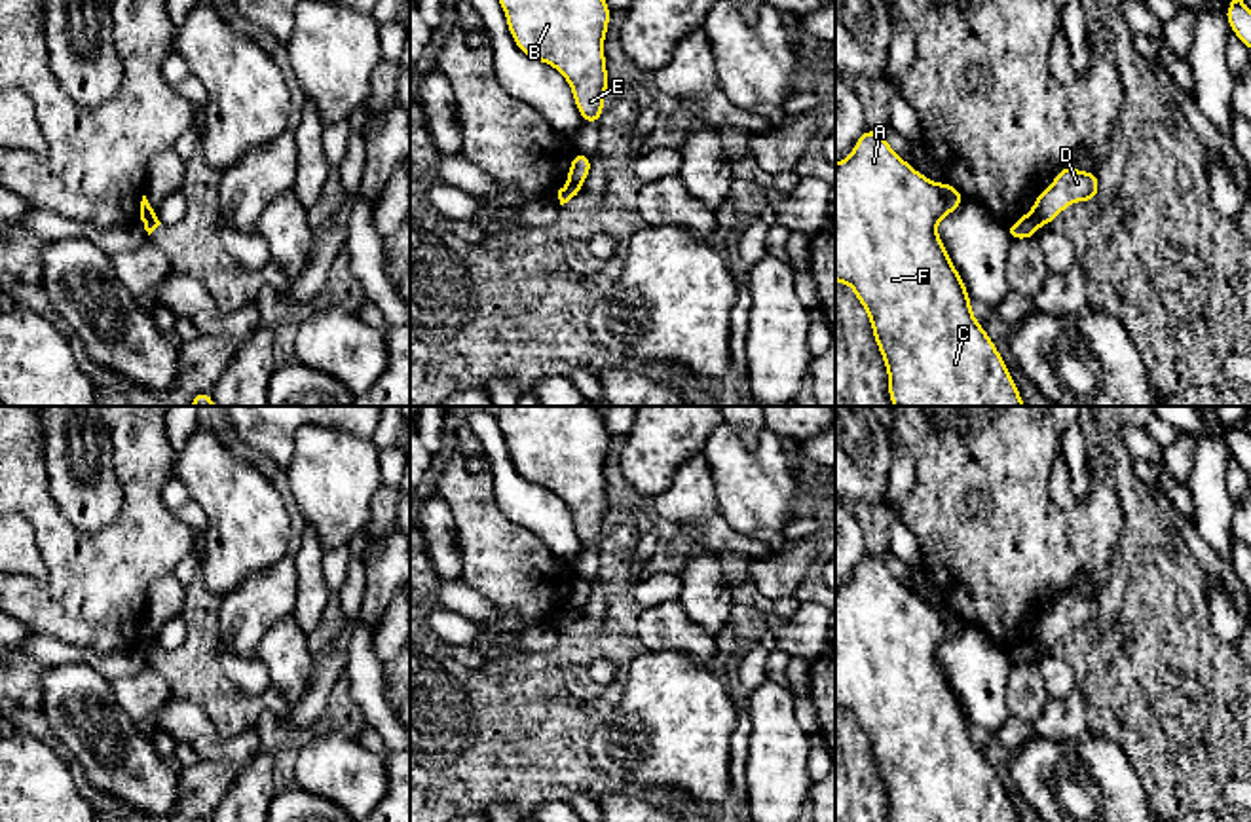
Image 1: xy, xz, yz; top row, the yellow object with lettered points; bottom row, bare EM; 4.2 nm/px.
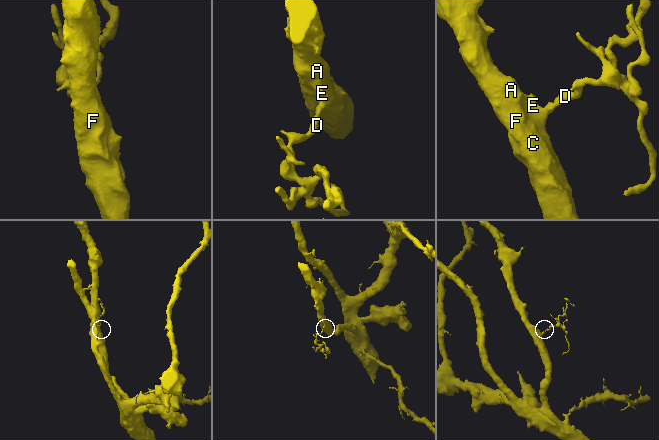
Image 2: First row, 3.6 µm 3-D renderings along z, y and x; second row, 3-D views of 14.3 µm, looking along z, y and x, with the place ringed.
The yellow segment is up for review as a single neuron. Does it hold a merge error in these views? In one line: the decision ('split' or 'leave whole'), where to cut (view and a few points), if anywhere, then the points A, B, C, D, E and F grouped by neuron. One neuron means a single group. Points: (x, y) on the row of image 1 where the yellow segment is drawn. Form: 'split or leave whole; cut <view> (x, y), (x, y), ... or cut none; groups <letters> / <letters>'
split; cut xz (568, 181), (579, 186); groups A B C E F / D

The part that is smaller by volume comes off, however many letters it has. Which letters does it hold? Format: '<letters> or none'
D

